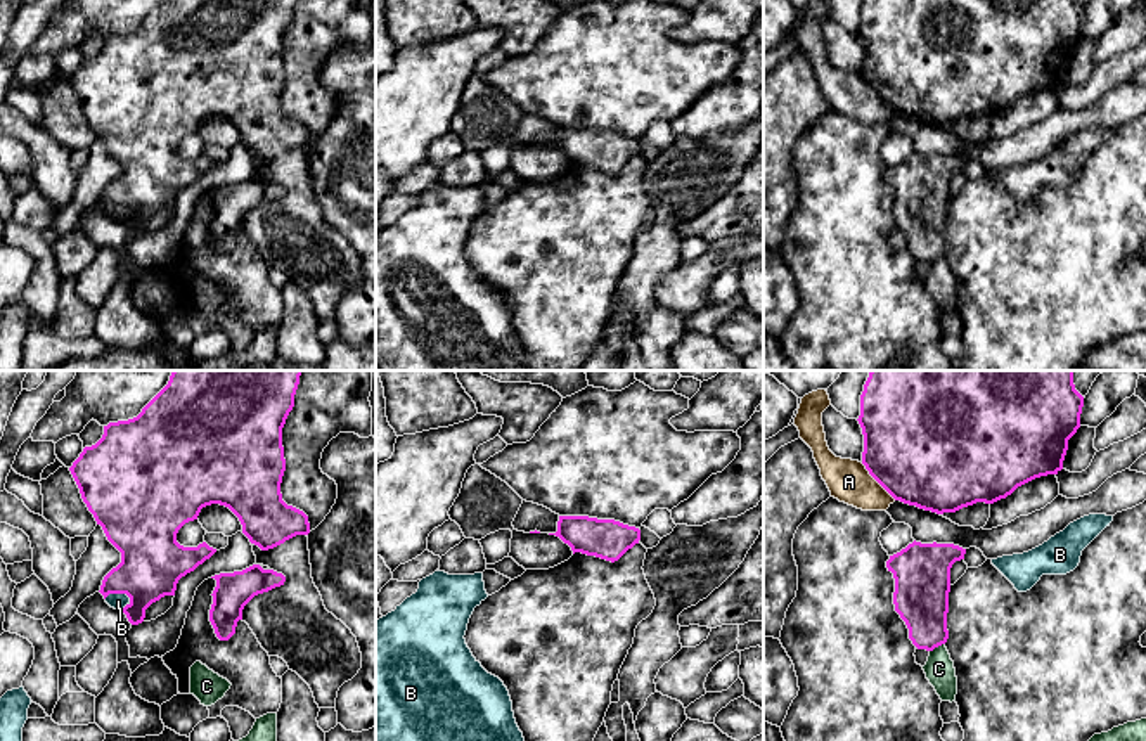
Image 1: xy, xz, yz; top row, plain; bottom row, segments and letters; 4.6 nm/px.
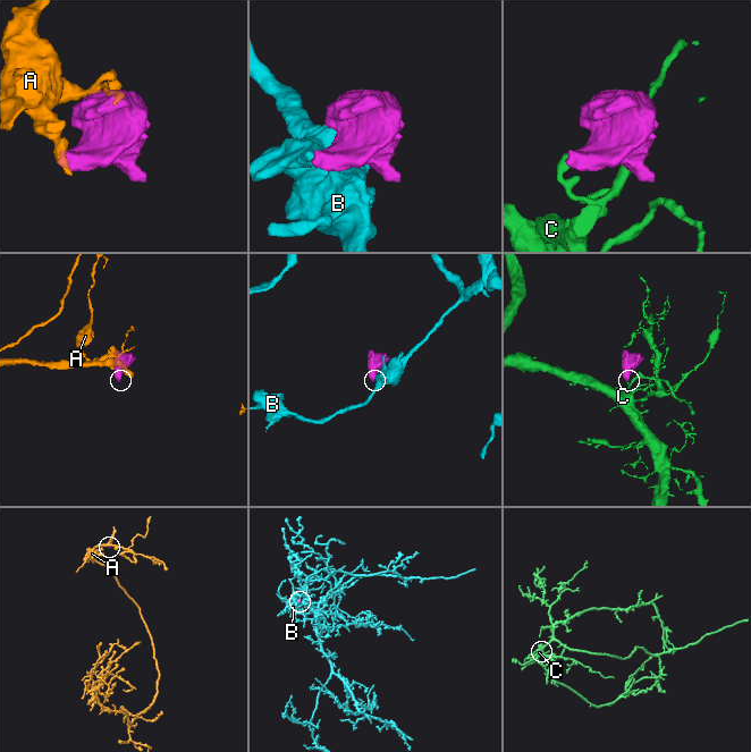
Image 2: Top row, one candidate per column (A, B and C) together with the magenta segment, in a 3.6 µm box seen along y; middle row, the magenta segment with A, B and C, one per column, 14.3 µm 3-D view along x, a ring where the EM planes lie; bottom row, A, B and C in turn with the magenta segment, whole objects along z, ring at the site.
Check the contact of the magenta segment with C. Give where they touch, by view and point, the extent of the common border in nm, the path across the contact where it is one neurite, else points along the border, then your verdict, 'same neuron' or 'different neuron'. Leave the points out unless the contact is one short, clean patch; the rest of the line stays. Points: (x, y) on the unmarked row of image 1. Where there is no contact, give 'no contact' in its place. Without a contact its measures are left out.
meets magenta in yz at (937, 258); contact 80 nm long; border along yz (944, 255), (930, 264); different neuron

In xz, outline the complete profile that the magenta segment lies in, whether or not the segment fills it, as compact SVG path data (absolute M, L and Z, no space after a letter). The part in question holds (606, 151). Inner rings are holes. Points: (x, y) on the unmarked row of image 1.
M559 128L557 144L549 145L559 149L575 164L596 168L606 173L618 173L628 161L641 152L641 142L635 139L623 137L615 132L597 132L589 128Z

